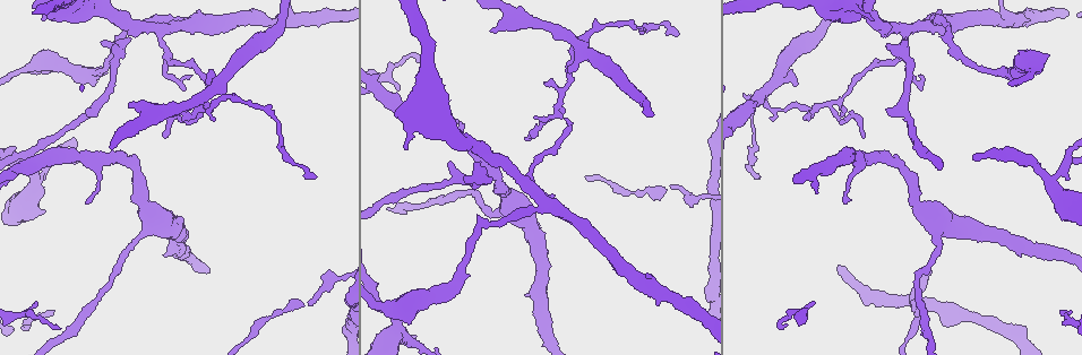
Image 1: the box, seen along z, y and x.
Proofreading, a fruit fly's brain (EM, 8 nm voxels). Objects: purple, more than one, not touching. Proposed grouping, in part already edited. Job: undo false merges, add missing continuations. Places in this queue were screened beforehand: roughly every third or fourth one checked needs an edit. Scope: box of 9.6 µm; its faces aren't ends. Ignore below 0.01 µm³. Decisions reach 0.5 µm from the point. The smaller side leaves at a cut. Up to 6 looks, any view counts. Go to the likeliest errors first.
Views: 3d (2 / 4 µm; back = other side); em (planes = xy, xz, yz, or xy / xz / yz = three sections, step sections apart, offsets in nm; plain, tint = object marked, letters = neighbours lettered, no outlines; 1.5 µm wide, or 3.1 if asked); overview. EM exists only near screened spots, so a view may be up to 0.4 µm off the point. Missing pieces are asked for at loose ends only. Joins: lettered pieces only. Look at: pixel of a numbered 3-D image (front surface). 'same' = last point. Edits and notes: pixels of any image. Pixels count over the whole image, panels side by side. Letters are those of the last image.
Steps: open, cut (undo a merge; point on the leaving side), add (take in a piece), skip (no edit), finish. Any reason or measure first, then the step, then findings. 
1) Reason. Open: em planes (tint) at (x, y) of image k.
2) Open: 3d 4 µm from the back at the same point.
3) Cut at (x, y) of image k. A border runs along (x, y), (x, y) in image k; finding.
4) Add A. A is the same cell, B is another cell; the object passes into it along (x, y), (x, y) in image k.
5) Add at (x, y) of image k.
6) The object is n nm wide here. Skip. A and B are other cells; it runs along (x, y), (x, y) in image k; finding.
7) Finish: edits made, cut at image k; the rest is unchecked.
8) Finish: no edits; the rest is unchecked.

Branch point. Open: em yz step 8 (tint) at (555, 112) of image 1.

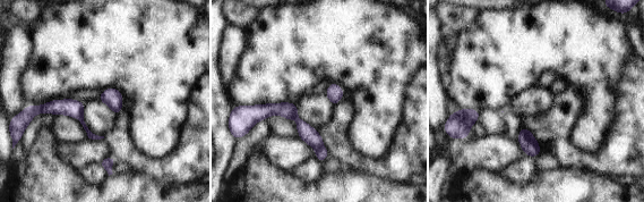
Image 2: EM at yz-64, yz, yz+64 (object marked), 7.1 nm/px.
Cut it another way. Open: em planes (letters) at the same point.

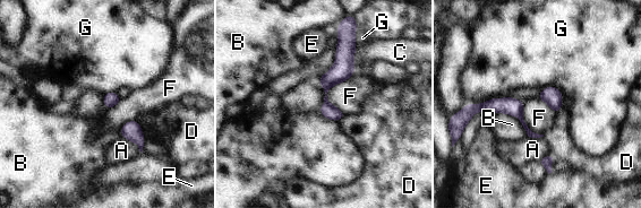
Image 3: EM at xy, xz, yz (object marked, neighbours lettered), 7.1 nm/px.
The object is 110 nm wide here. Skip. A, B, C, D, E, F and G are other cells; it runs along (344, 36), (344, 66), (325, 87), (334, 118) in image 3; one neuron here.

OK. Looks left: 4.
Narrows sharply. Open: 3d 2 µm at (288, 19) of image 1.

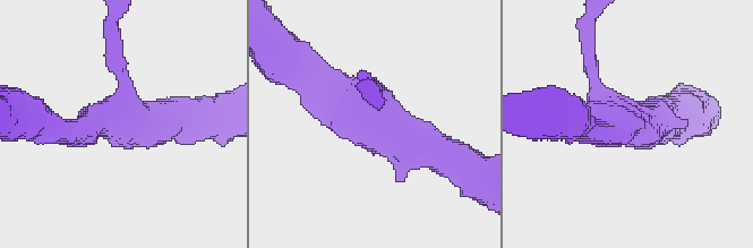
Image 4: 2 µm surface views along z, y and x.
Open: em planes (letters) at (116, 117) of image 4.

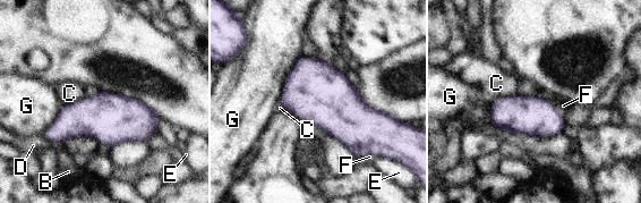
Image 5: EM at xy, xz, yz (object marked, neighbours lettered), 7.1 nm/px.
Skip. B, C, D, E, F and G are other cells; a border runs along (544, 99), (500, 96), (495, 100) in image 5; continuous, no second neuron.

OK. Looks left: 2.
Finish: no edits; the rest is unchecked.

